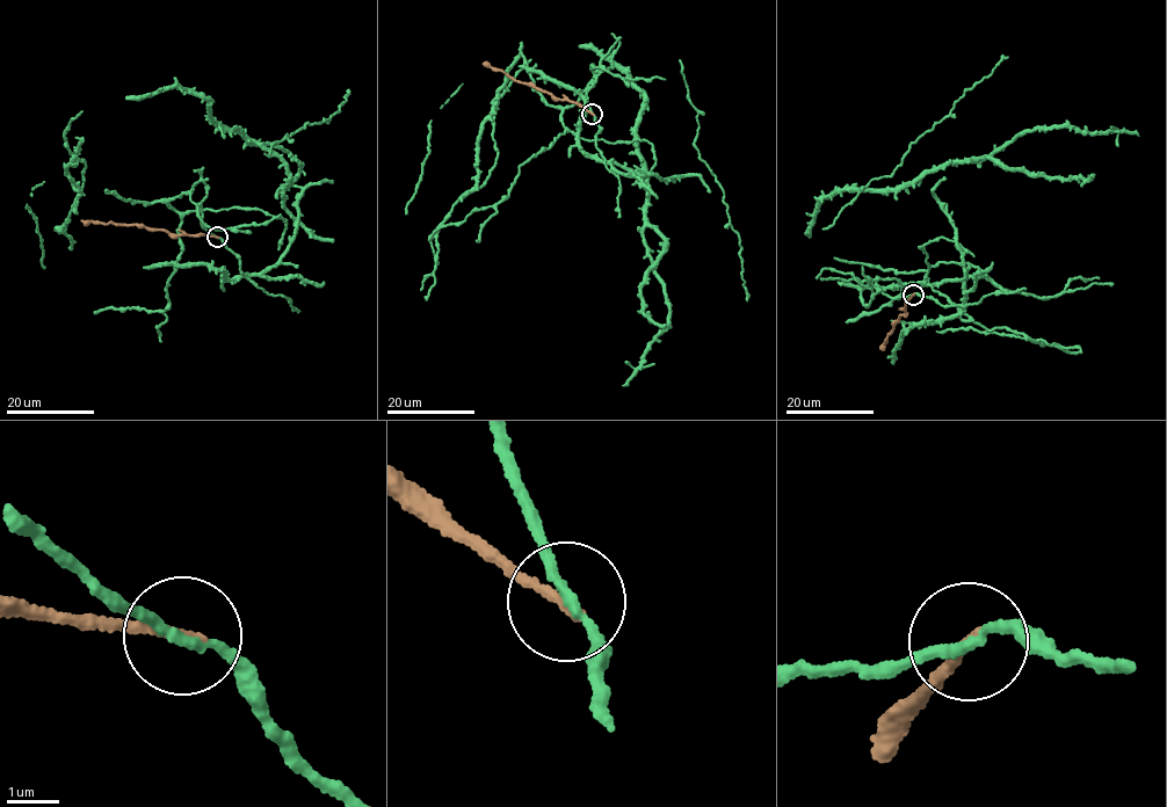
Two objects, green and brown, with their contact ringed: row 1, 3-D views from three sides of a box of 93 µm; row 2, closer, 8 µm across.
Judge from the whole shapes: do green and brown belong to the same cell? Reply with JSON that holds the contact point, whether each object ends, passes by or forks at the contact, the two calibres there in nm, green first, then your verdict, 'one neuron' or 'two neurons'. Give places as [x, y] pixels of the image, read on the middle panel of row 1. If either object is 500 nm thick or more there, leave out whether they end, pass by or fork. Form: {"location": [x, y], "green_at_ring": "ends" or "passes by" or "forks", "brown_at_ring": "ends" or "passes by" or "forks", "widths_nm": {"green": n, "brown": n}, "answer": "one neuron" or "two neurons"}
{"location": [592, 114], "green_at_ring": "passes by", "brown_at_ring": "ends", "widths_nm": {"green": 170, "brown": 240}, "answer": "two neurons"}

